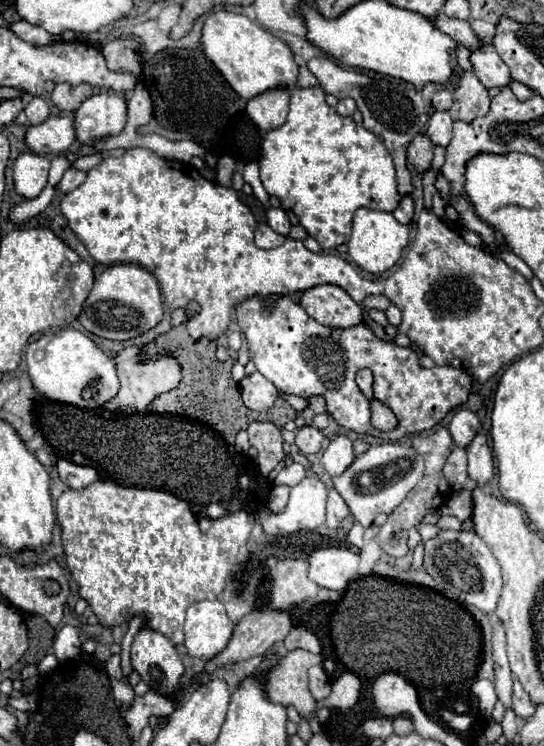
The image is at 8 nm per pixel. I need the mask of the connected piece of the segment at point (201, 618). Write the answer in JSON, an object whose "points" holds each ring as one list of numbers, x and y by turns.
{"points":[[220,601,192,603,184,613,184,641,175,644,184,646,190,657,200,657,208,661,226,647,226,643,232,637,232,627,234,623,228,619,224,603]]}

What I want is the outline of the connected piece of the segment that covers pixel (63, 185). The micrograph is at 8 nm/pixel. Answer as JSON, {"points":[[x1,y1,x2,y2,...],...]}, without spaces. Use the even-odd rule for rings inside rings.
{"points":[[70,167,70,169,64,173,62,181,58,183,58,189,62,189,64,193,70,193,70,191,74,191,76,187,80,187,80,185,84,183,84,179,86,179,86,171,80,171,80,169]]}

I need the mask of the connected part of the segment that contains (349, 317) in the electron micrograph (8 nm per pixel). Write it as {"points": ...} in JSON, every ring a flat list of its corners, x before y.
{"points":[[318,285,304,291,300,305,326,327,354,327,362,323,360,305,338,285]]}

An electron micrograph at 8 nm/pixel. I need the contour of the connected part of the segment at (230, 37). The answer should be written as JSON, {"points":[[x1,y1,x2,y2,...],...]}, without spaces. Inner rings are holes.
{"points":[[234,11,210,13,202,25,200,45,206,59,216,65,216,69,230,83,230,87,246,101,272,87,292,89,296,85,298,65,292,59,290,47,264,27,252,23,242,13]]}

